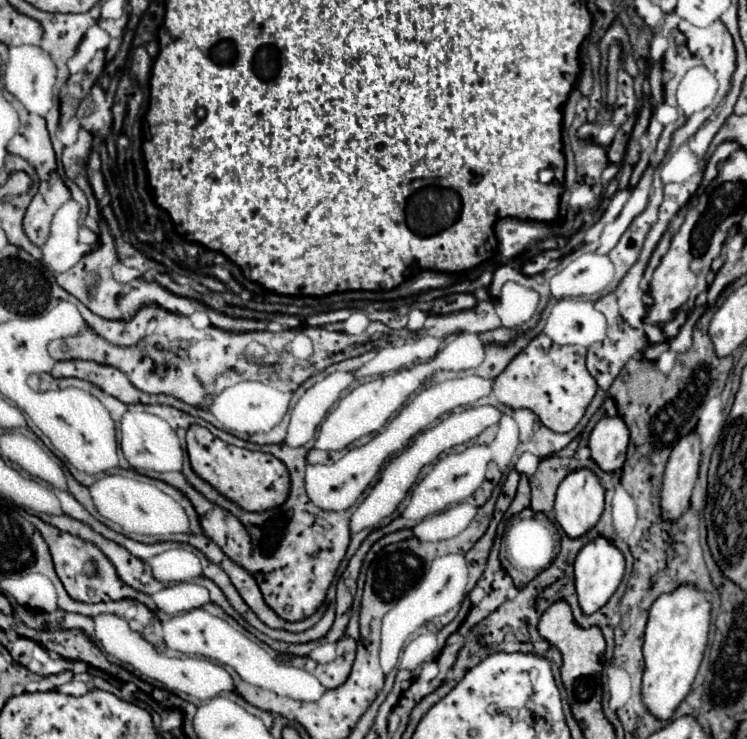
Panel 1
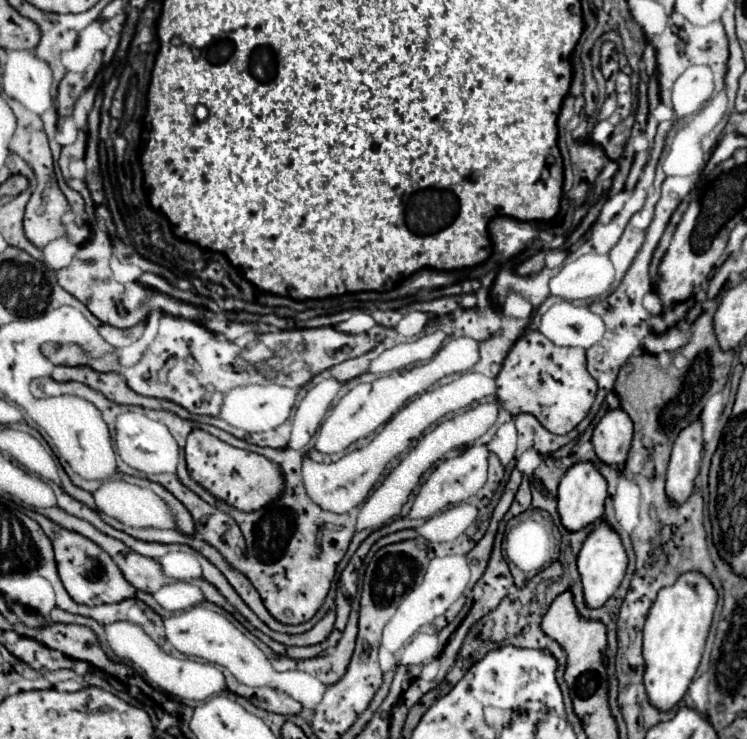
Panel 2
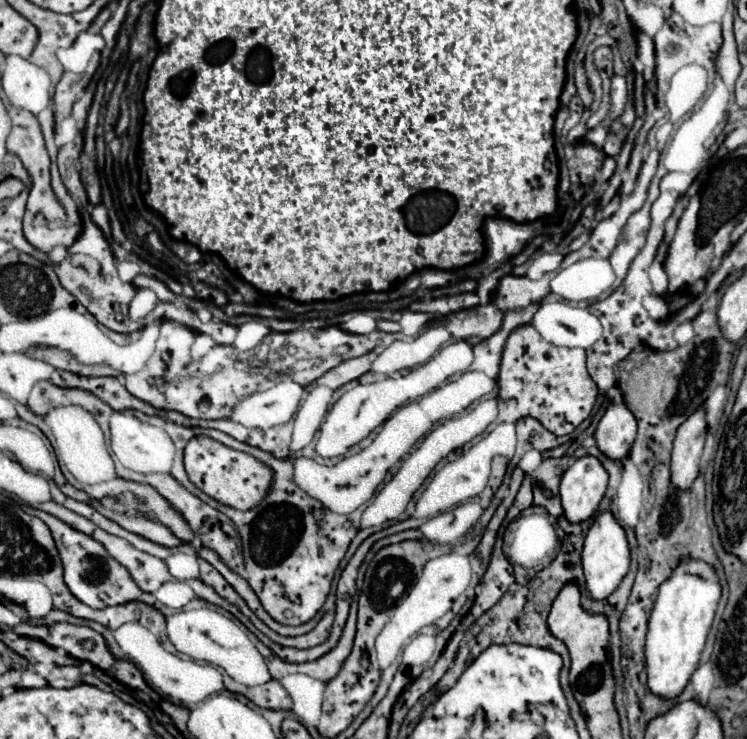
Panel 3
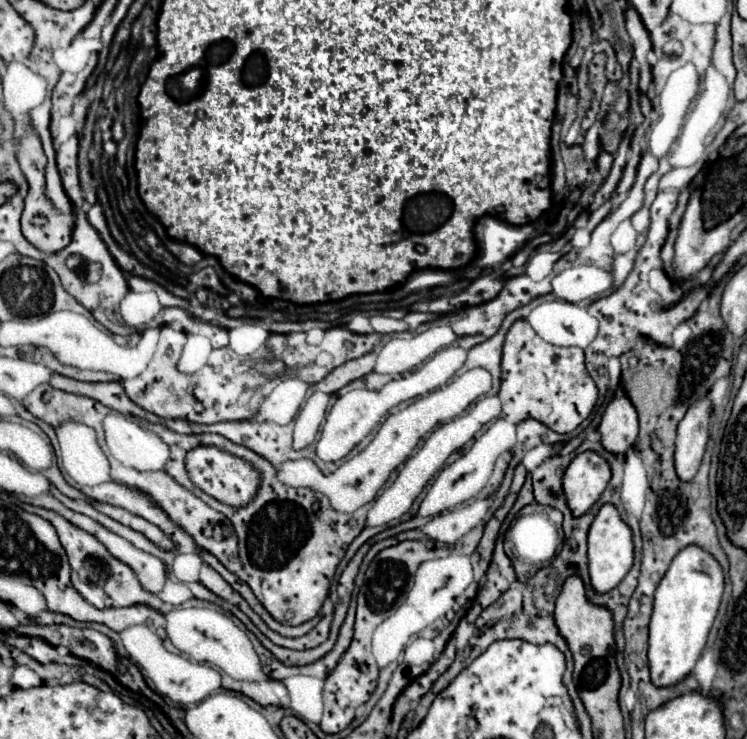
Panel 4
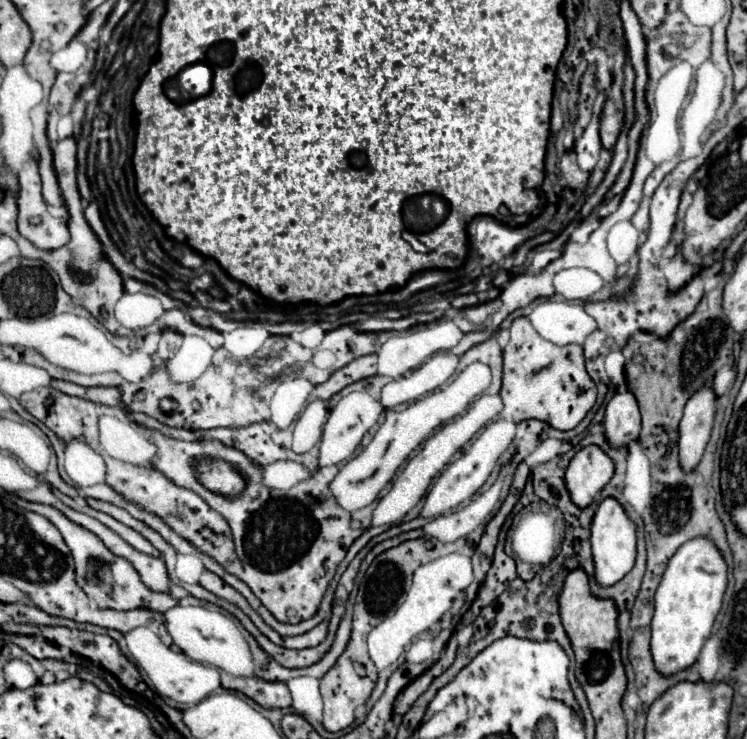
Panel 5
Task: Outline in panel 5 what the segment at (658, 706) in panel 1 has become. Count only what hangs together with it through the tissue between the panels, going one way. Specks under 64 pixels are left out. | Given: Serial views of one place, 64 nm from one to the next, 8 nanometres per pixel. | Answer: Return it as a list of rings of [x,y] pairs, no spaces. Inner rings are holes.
[[[688,540],[688,544],[682,544],[670,558],[654,596],[650,652],[658,674],[674,676],[696,662],[704,642],[712,632],[714,618],[720,612],[722,596],[728,584],[726,574],[728,566],[722,554],[716,552],[708,540]]]

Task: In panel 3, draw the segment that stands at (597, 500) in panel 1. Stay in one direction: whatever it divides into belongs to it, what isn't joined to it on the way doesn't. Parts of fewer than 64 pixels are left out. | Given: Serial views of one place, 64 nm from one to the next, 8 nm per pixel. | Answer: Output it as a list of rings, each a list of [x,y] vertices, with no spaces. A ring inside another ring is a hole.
[[[584,456],[576,460],[568,472],[564,472],[560,482],[560,498],[564,508],[564,518],[570,524],[580,524],[594,518],[598,504],[604,498],[608,484],[608,474],[594,456]]]

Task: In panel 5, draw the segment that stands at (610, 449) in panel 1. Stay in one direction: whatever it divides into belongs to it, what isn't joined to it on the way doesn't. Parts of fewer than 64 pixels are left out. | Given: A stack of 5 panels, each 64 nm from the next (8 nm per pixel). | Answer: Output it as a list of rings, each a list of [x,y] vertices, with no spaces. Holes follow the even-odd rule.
[[[618,392],[606,406],[604,434],[612,448],[624,448],[640,434],[640,410],[632,392]]]

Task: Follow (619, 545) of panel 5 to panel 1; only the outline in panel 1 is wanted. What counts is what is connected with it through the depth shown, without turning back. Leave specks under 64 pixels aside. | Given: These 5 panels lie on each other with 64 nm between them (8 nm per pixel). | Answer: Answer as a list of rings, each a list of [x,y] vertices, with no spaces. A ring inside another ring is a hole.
[[[602,536],[586,544],[574,560],[574,584],[576,584],[576,594],[578,594],[582,612],[590,616],[596,610],[600,610],[608,602],[608,598],[614,594],[614,590],[618,588],[622,576],[624,576],[624,556],[614,544],[610,544]]]

